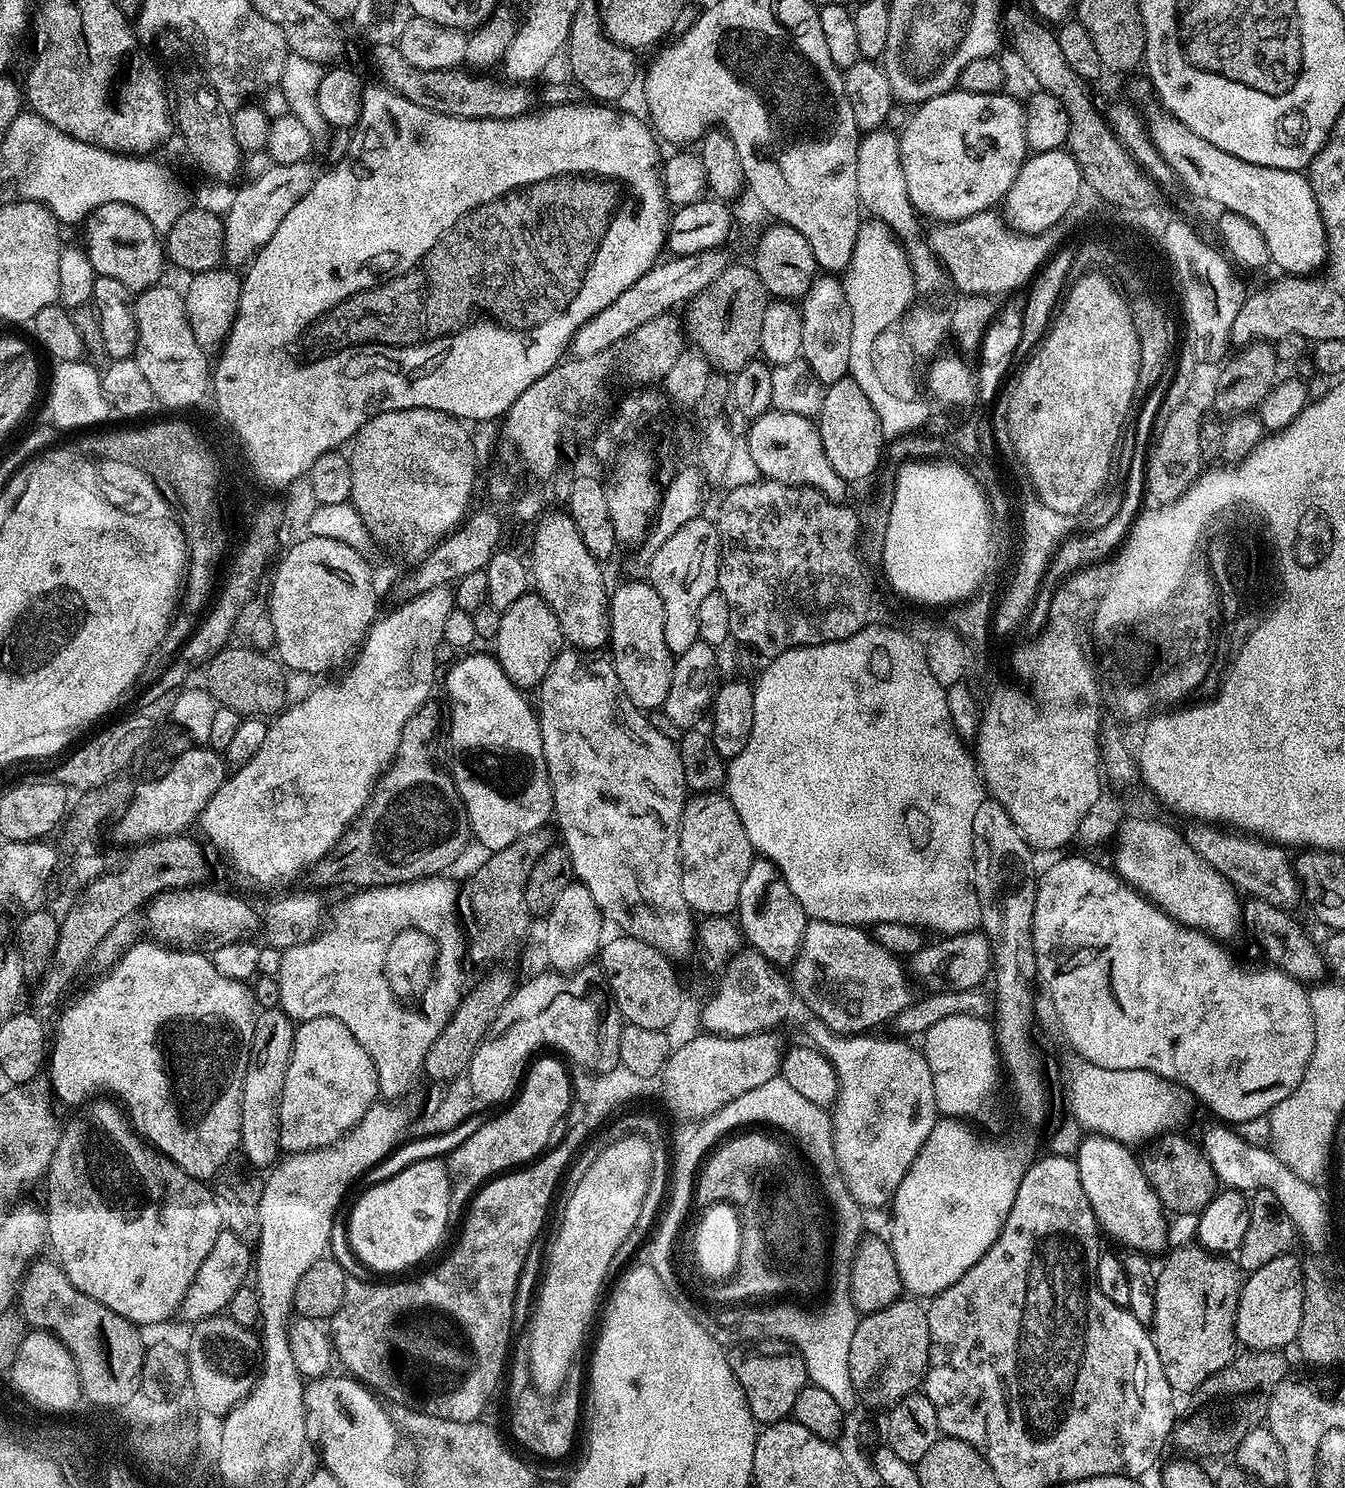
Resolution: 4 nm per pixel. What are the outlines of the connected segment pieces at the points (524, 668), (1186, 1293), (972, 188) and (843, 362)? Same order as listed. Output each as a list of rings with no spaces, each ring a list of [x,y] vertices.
[[[529,590],[525,596],[518,598],[514,606],[499,613],[500,625],[496,628],[496,649],[494,655],[510,682],[521,690],[535,689],[546,678],[556,653],[565,643],[558,618],[550,606],[535,591]]]
[[[1191,1243],[1173,1247],[1163,1257],[1164,1265],[1159,1265],[1156,1274],[1154,1318],[1150,1325],[1158,1362],[1162,1362],[1166,1382],[1176,1394],[1195,1393],[1238,1353],[1236,1311],[1242,1273],[1227,1255],[1207,1252],[1199,1243]]]
[[[953,90],[935,96],[924,101],[915,109],[916,112],[908,120],[908,125],[904,128],[904,133],[899,133],[900,154],[902,164],[902,174],[906,176],[906,191],[909,194],[909,200],[916,208],[921,217],[936,220],[932,222],[951,222],[953,220],[965,220],[979,212],[987,212],[995,209],[997,205],[1003,201],[1004,195],[1010,190],[1010,186],[1014,186],[1014,178],[1018,178],[1018,174],[1022,170],[1024,161],[1030,155],[1028,139],[1026,138],[1026,130],[1024,129],[1024,118],[1026,108],[1023,103],[1019,104],[1014,97],[1008,96],[1004,92],[995,92],[994,94],[970,94],[969,92],[961,92]]]
[[[832,274],[817,275],[807,294],[801,297],[803,314],[801,357],[825,386],[849,375],[850,339],[853,314],[846,302],[843,281]]]

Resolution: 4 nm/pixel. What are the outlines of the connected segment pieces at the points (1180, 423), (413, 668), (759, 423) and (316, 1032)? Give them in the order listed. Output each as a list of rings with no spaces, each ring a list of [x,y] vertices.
[[[1180,406],[1172,408],[1168,417],[1161,419],[1158,433],[1147,449],[1144,472],[1144,490],[1149,505],[1161,508],[1186,494],[1186,490],[1201,474],[1202,461],[1198,450],[1198,432],[1202,419],[1199,406]]]
[[[449,585],[442,587],[434,587],[426,590],[425,593],[415,596],[414,599],[403,601],[398,605],[396,610],[390,614],[379,617],[368,630],[364,638],[364,642],[358,649],[356,661],[351,661],[352,669],[349,670],[341,684],[324,684],[321,688],[316,688],[309,694],[305,700],[300,700],[296,705],[285,707],[268,724],[268,733],[266,734],[266,742],[262,742],[262,746],[258,746],[258,754],[254,754],[254,758],[250,758],[250,762],[243,764],[241,768],[235,769],[225,779],[222,786],[218,786],[218,790],[214,794],[214,798],[210,798],[210,802],[206,802],[206,810],[200,816],[199,827],[204,827],[206,835],[212,839],[212,844],[216,848],[221,848],[228,855],[228,860],[241,872],[244,876],[249,876],[252,880],[257,880],[260,884],[272,884],[275,880],[284,880],[287,876],[296,876],[303,868],[308,868],[311,864],[316,864],[324,855],[331,853],[339,844],[340,839],[344,836],[344,832],[349,824],[359,816],[363,808],[368,805],[368,798],[372,794],[374,781],[383,773],[384,769],[391,764],[398,750],[398,742],[402,734],[402,726],[406,726],[409,718],[417,712],[423,704],[429,703],[434,684],[434,676],[436,674],[436,648],[443,643],[445,624],[447,615],[455,608],[455,593]]]
[[[769,410],[747,425],[746,439],[750,455],[765,480],[782,482],[792,488],[807,488],[820,493],[827,500],[840,502],[845,499],[846,482],[830,466],[826,450],[822,450],[820,429],[815,419],[802,414],[786,414]]]
[[[338,1018],[299,1021],[280,1099],[281,1149],[291,1154],[332,1144],[369,1112],[379,1096],[378,1074],[370,1054]]]

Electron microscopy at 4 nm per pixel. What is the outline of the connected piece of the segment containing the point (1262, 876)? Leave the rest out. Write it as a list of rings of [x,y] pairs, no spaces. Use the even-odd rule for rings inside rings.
[[[1192,826],[1192,829],[1187,829],[1186,835],[1193,850],[1199,852],[1206,862],[1210,862],[1210,866],[1214,866],[1218,874],[1232,881],[1241,893],[1248,892],[1244,894],[1257,900],[1265,900],[1275,908],[1285,910],[1291,909],[1291,904],[1301,903],[1302,889],[1300,881],[1296,879],[1293,857],[1288,857],[1289,853],[1281,845],[1266,842],[1264,847],[1260,848],[1265,841],[1259,838],[1241,838],[1212,826]]]

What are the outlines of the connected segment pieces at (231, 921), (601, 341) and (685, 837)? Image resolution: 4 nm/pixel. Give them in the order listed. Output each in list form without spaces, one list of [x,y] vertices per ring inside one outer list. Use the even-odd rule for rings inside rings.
[[[208,887],[173,888],[170,892],[157,894],[146,908],[148,920],[156,931],[156,944],[173,950],[211,954],[218,950],[218,946],[230,946],[230,942],[251,937],[252,931],[261,927],[262,920],[258,912],[242,897]]]
[[[720,250],[695,252],[689,256],[676,256],[668,258],[672,260],[657,262],[649,272],[642,274],[642,278],[638,278],[638,282],[634,282],[634,286],[630,286],[630,290],[618,294],[618,298],[614,298],[614,302],[610,302],[606,310],[594,314],[590,322],[576,331],[576,337],[570,345],[571,351],[577,357],[597,354],[643,323],[664,313],[671,313],[679,304],[680,307],[687,305],[689,300],[693,300],[706,286],[710,286],[710,282],[714,282],[714,278],[718,278],[718,274],[722,274],[722,270],[728,267],[729,257],[724,257],[722,253]]]
[[[719,791],[701,792],[685,803],[680,823],[680,877],[682,898],[693,913],[731,917],[738,906],[738,894],[754,859],[754,849],[738,810]]]

